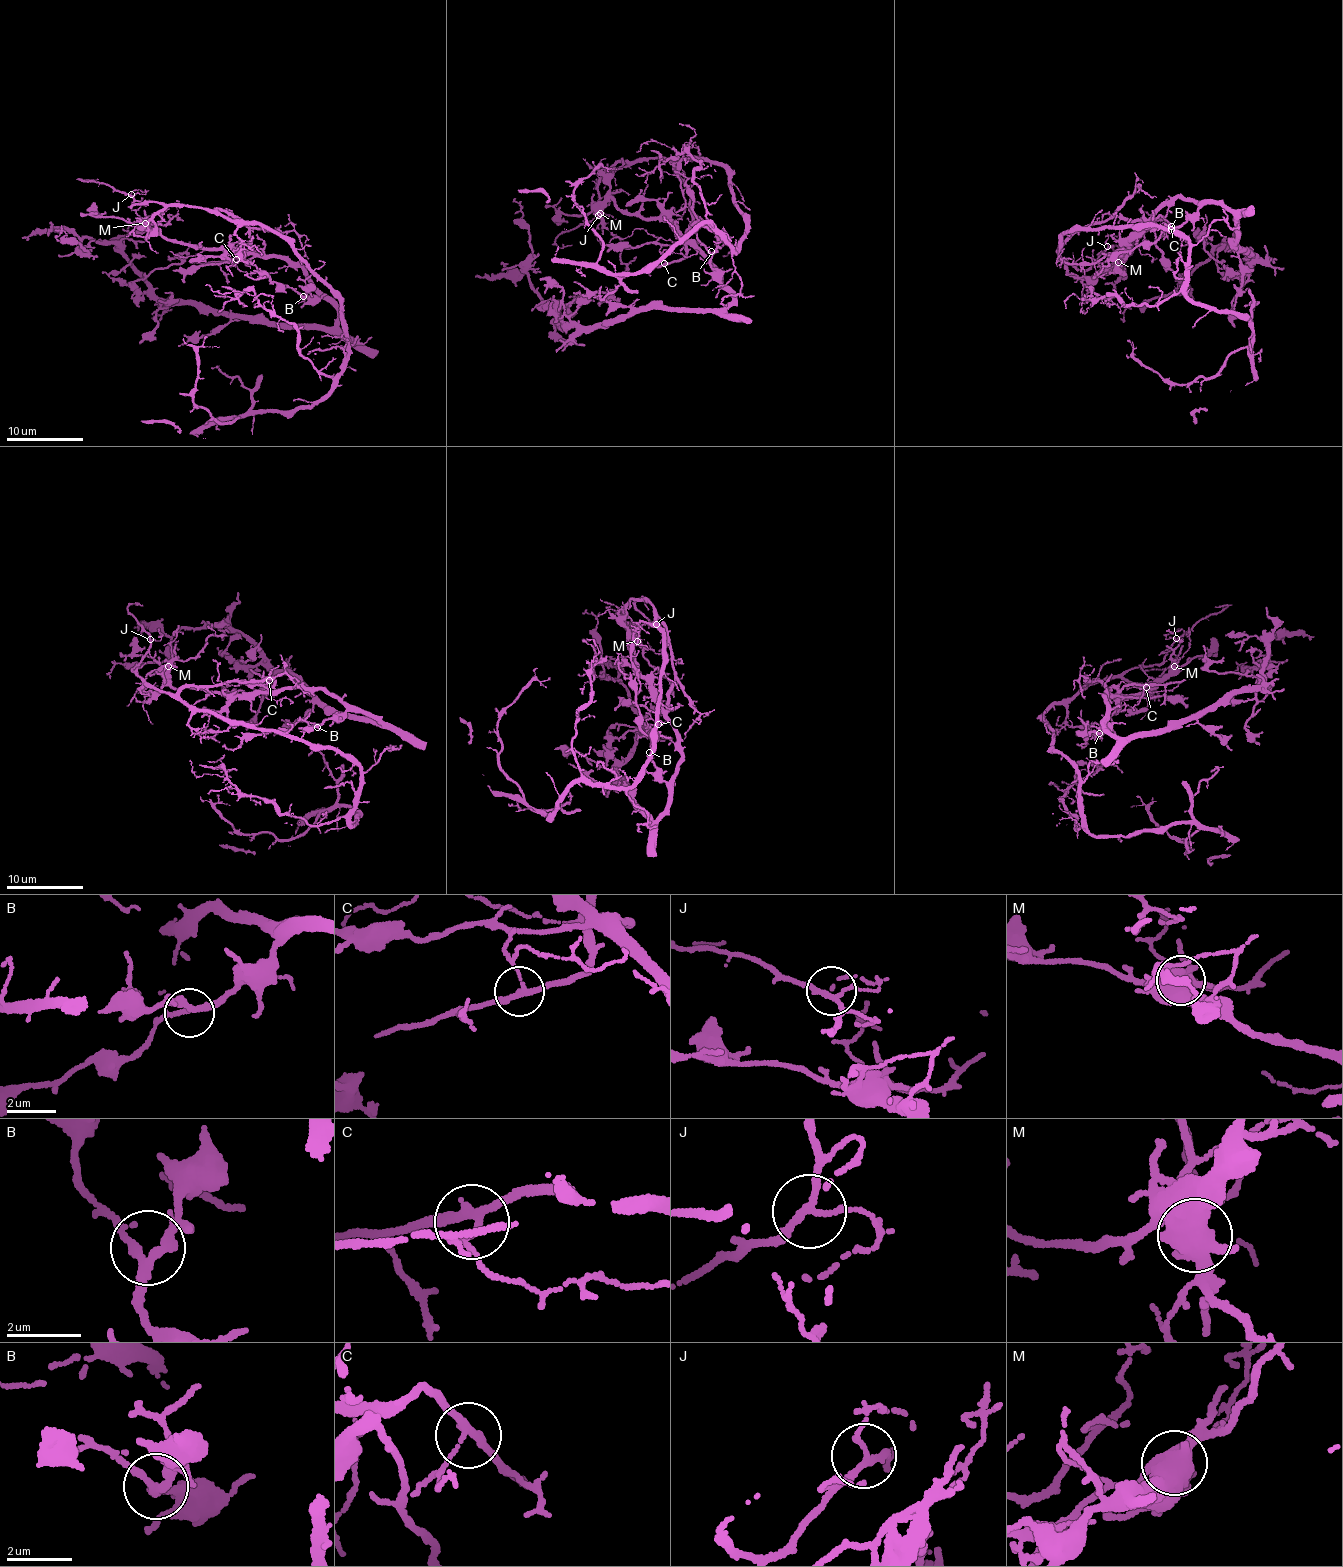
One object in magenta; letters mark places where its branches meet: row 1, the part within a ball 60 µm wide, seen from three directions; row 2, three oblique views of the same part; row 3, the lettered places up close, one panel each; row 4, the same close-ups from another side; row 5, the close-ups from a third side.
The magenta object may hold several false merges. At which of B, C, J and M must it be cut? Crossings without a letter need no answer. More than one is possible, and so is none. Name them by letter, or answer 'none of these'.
M

